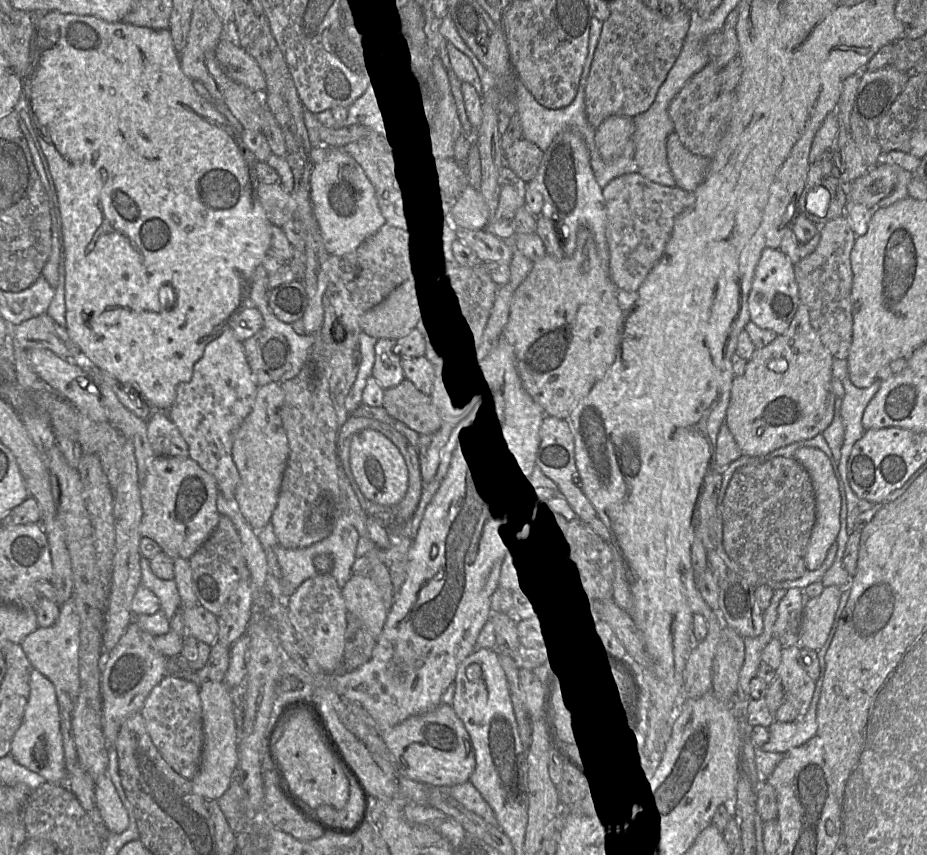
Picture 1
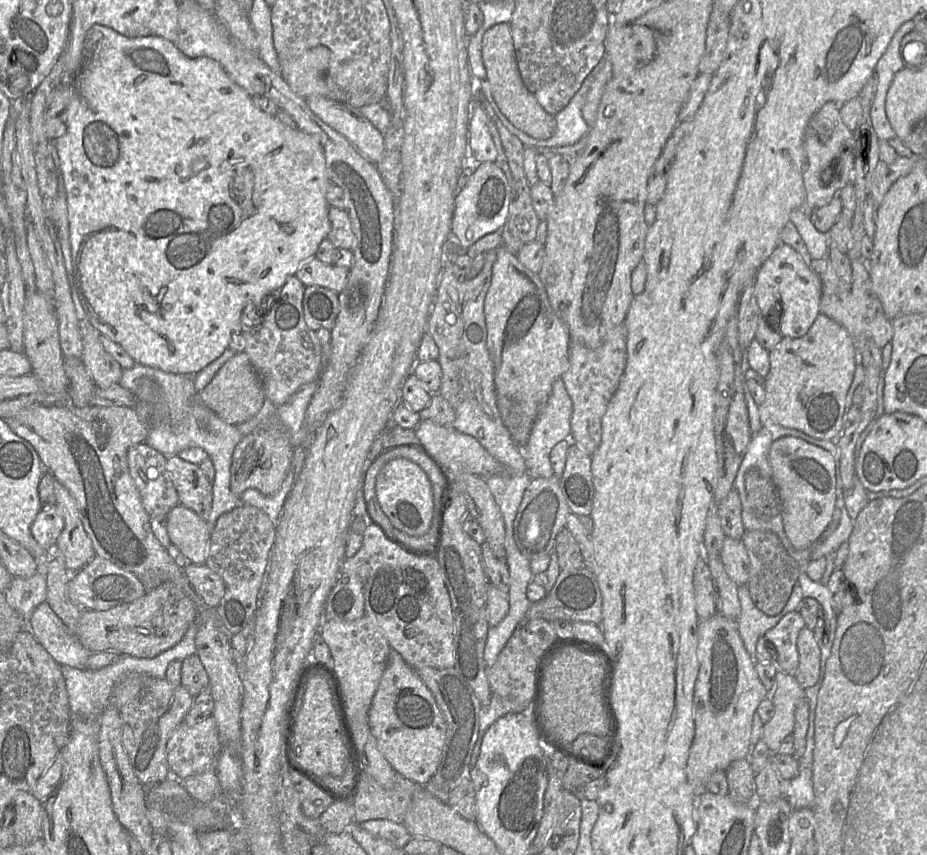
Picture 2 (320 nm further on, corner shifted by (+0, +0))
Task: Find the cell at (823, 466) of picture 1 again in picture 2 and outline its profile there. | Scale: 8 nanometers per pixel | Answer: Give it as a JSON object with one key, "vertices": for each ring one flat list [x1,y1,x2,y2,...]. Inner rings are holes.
{"vertices":[[794,437,779,438,769,449,783,530,795,550,809,547,827,528,835,507,835,464,831,454]]}

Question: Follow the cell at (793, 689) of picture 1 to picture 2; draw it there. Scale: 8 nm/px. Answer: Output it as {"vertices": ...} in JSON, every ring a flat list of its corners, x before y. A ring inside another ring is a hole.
{"vertices":[[777,671,774,689,768,694,773,704,773,716,764,725,762,740,771,752,777,752,782,741,792,736,795,723,795,710,807,696,794,676]]}

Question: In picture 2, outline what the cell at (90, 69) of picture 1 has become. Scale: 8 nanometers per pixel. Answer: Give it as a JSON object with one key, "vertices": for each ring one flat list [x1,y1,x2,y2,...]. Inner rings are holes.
{"vertices":[[93,25,84,41,83,63,75,76,74,86,76,92,74,92,74,96,62,115,62,120,67,127,66,133,54,139,53,144,59,156,60,170,67,195,69,241,74,271,74,285,81,305,85,310,86,320,101,335,119,344,136,364,157,368,173,374,196,375,228,349,232,334,242,333,244,328,254,327,262,321,264,314,262,310,259,310,259,306,263,299,266,299,266,302,263,304,264,309,266,305,273,303,275,300,274,296,272,298,268,297,275,295,287,279,296,274,303,262,315,257,321,241,327,239,331,230,331,223,328,216,330,204,328,204,326,199,326,191,331,182,326,174,326,159,323,147,317,136,307,134,297,128,290,128,283,124,276,116,271,116,257,108,253,104,251,96,228,76,217,61,208,57,189,58,174,43,158,36,129,38,109,27]]}

